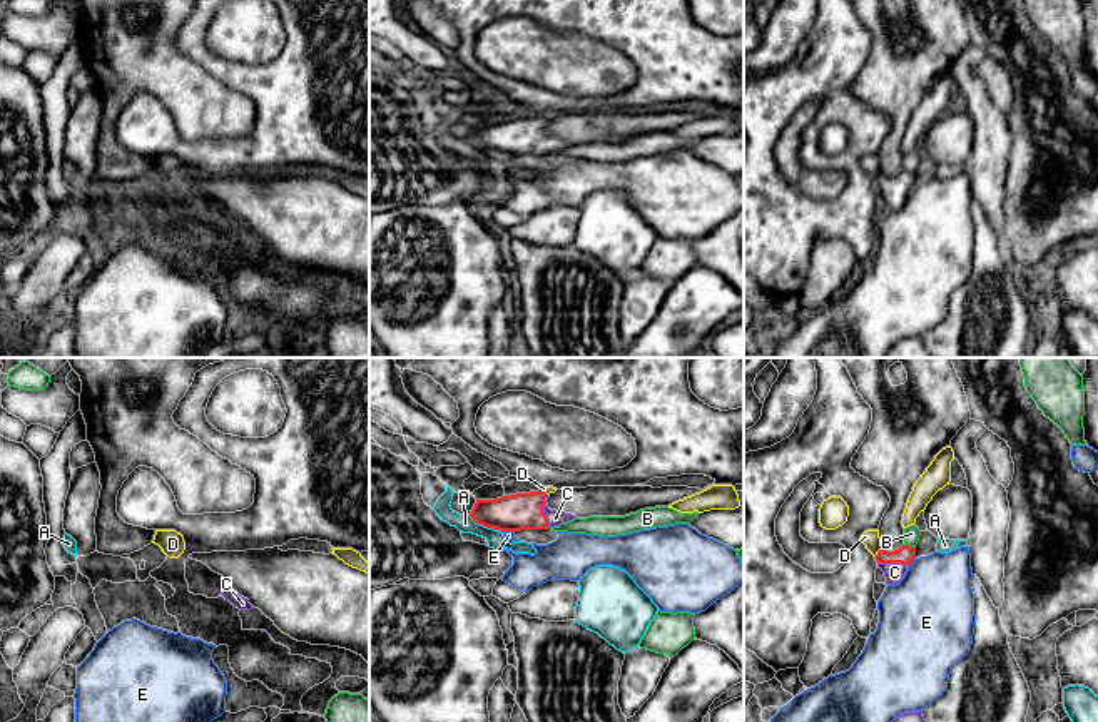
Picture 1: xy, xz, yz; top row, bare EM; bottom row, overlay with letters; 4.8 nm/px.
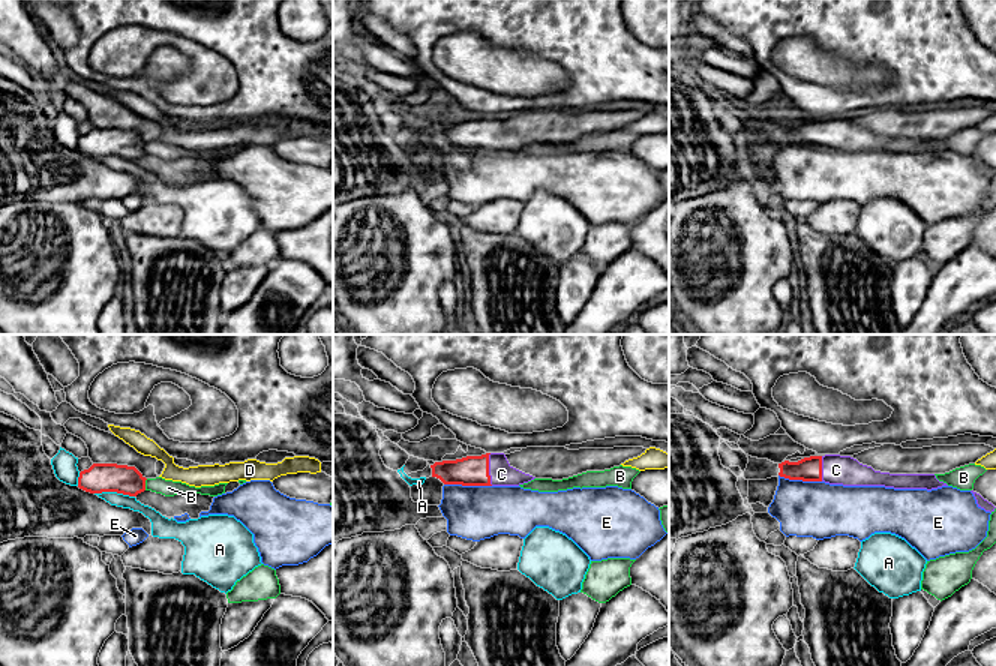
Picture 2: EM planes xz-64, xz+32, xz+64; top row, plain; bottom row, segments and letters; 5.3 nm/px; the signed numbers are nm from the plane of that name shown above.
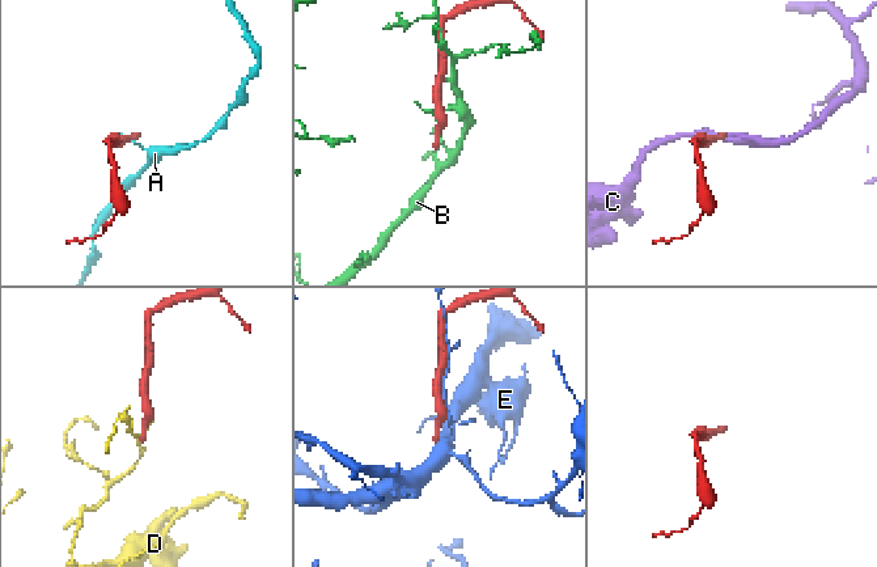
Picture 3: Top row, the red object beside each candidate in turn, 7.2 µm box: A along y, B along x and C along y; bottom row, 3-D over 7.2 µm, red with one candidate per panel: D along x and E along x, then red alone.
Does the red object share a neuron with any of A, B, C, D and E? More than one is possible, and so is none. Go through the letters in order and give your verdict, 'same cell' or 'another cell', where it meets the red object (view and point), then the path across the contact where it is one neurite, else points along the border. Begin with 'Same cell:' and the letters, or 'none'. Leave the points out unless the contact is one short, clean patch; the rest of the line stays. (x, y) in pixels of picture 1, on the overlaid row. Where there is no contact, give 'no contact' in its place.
Same cell: C
A: another cell | xz (485, 525) | along xz (468, 515), (475, 522), (500, 532)
B: another cell | yz (908, 545)
C: same cell | xz (542, 512) | across xz (518, 512), (542, 512), (548, 518), (555, 518)
D: another cell | yz (878, 552) | along yz (881, 547), (874, 557)
E: another cell | yz (911, 560)

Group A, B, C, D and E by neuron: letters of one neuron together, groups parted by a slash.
A / B / C / D / E

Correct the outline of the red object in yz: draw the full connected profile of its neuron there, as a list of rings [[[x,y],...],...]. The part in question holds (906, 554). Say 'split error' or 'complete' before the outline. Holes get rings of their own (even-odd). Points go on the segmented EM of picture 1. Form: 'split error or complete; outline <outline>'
split error; outline [[[902,545],[894,552],[881,548],[874,558],[884,572],[886,585],[897,585],[904,578],[909,563],[916,558],[916,548],[909,545]]]

